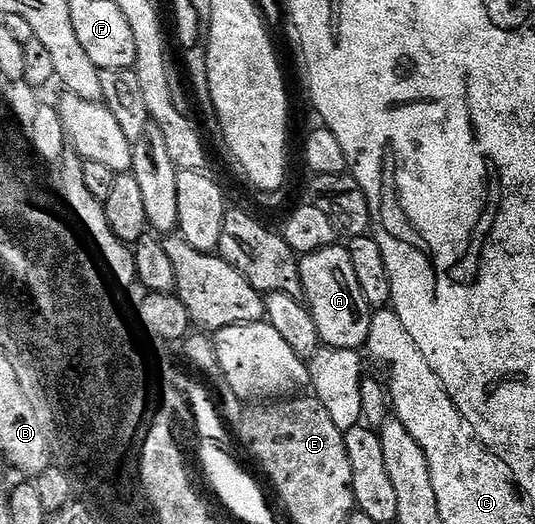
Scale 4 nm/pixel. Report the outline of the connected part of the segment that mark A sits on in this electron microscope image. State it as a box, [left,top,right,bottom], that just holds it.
[300,246,374,349]

